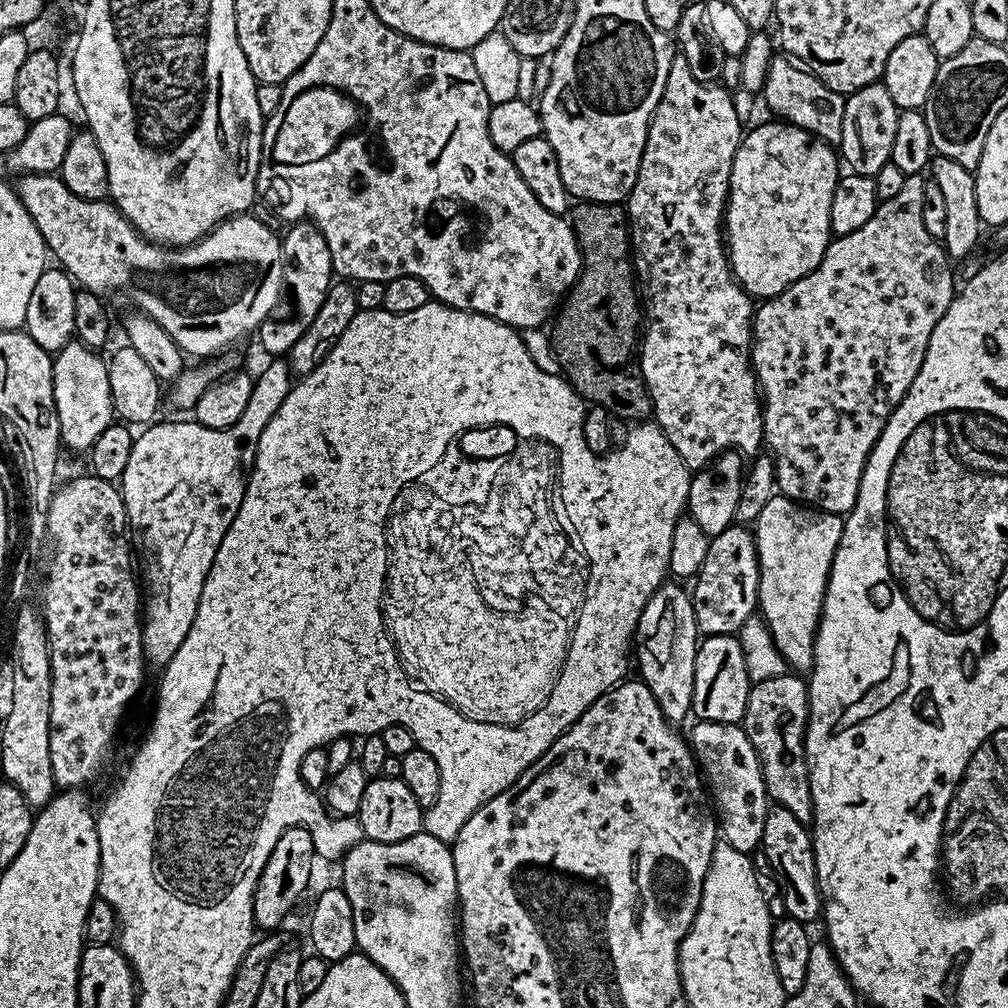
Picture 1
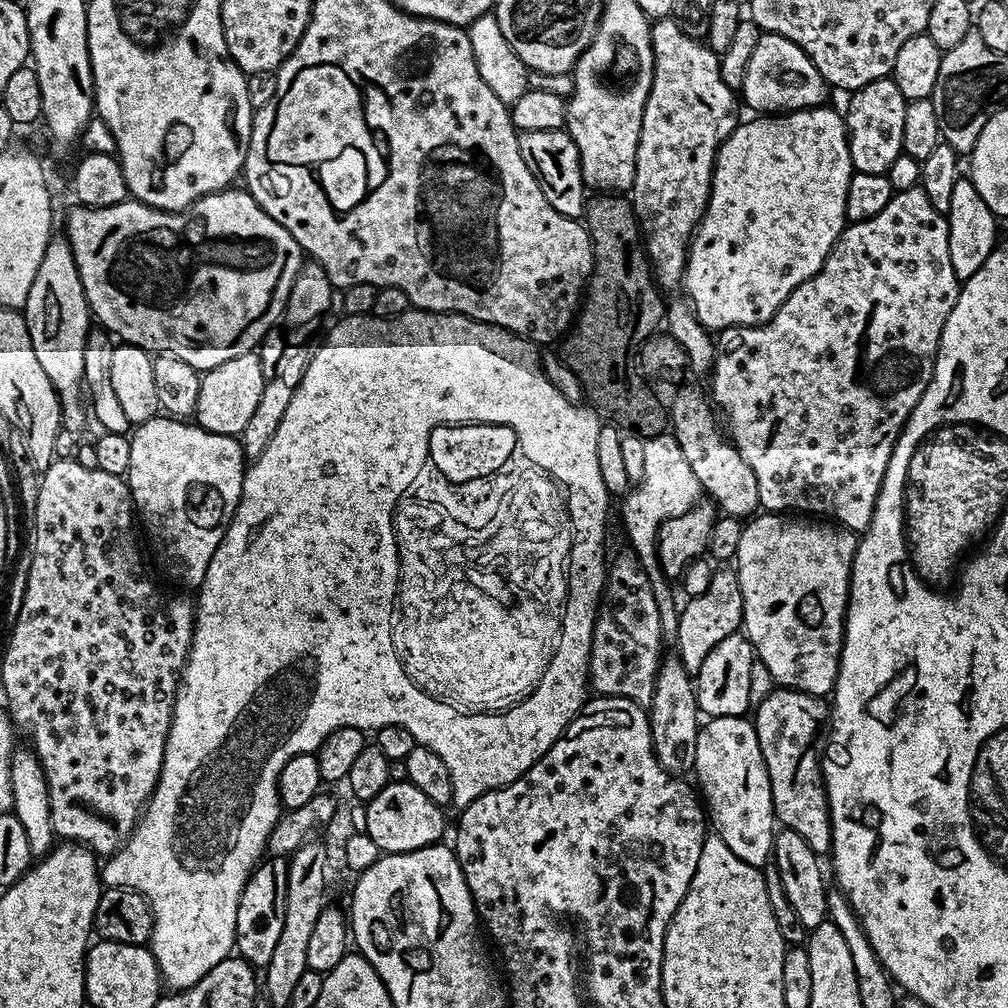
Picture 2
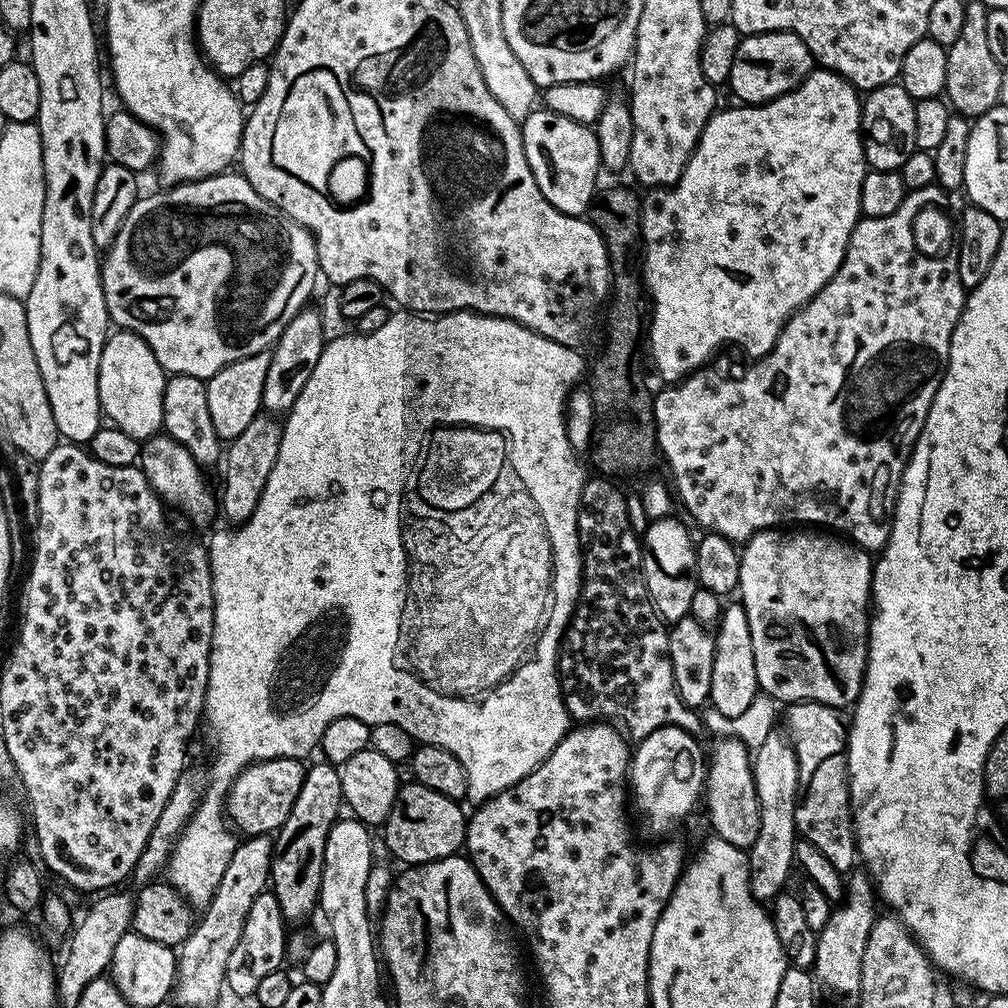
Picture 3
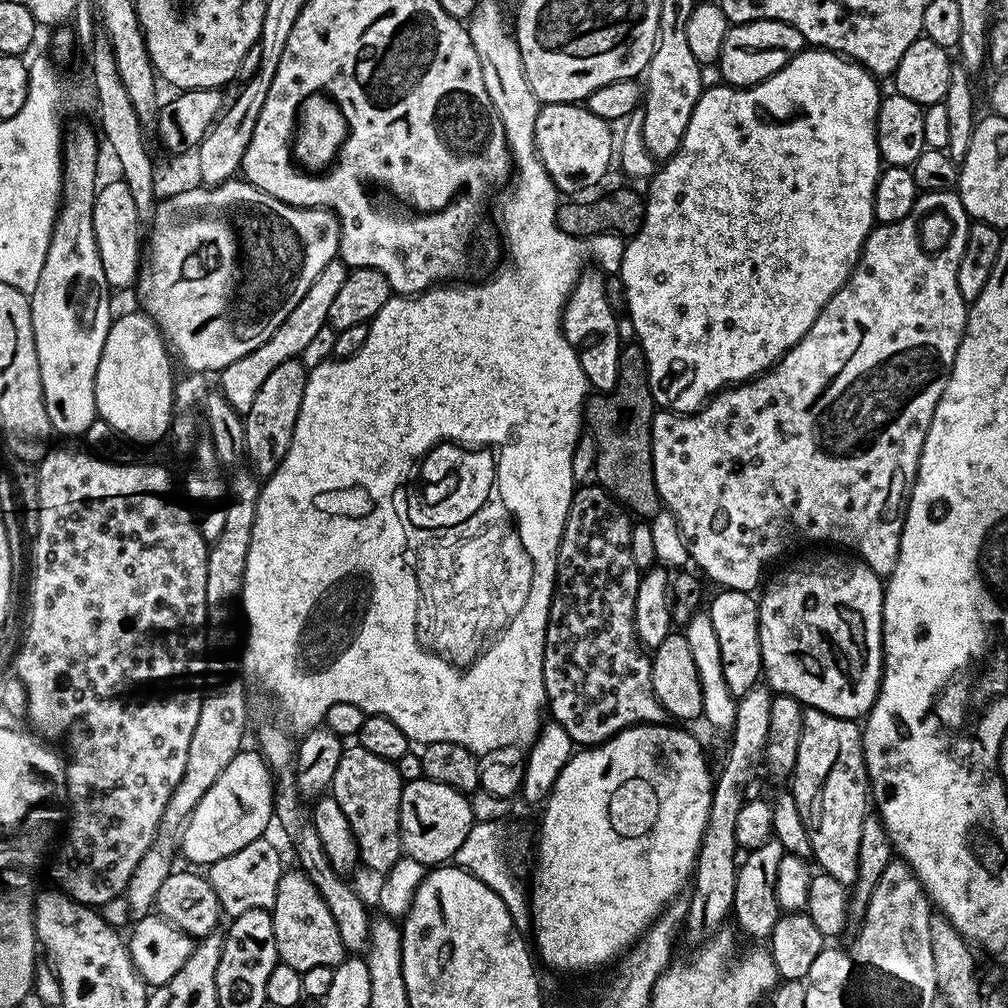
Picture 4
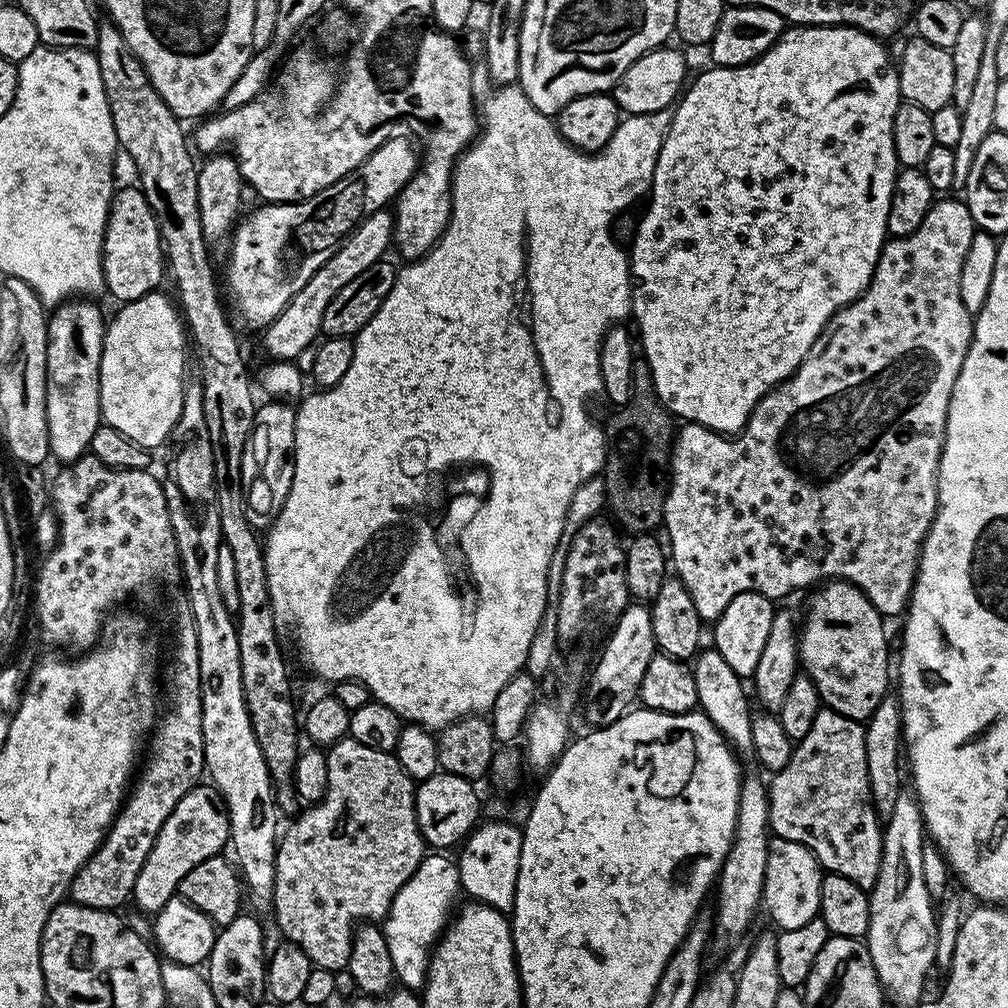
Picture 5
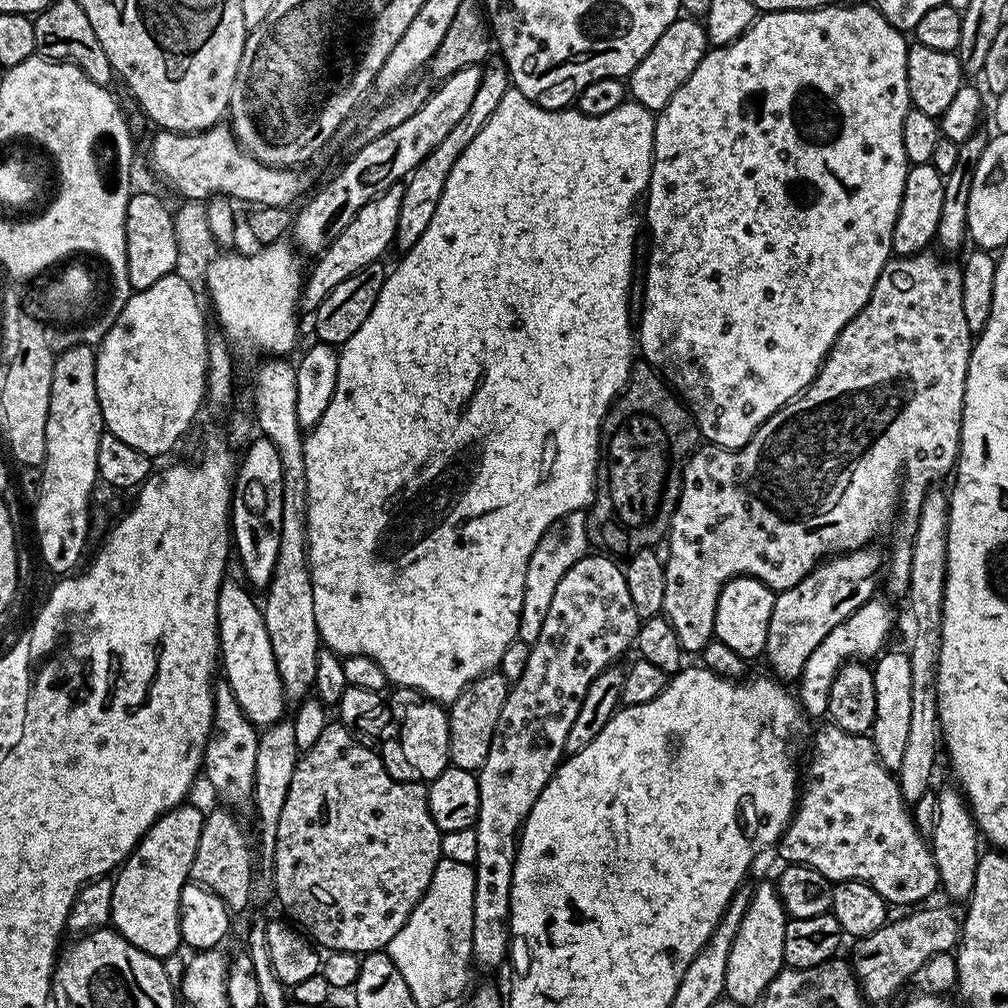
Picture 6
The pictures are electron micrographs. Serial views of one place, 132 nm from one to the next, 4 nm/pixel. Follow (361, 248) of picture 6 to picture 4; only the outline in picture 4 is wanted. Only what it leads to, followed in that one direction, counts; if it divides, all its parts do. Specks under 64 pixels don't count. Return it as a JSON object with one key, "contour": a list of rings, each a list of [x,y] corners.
{"contour":[[[339,258],[322,266],[322,274],[318,274],[318,278],[310,282],[310,290],[306,290],[306,294],[302,294],[302,302],[298,302],[298,306],[294,306],[294,310],[286,314],[286,322],[282,322],[282,326],[278,326],[278,330],[274,330],[274,334],[270,334],[270,338],[266,338],[266,342],[258,346],[258,350],[250,350],[246,358],[230,362],[230,366],[226,366],[218,373],[218,390],[226,398],[226,402],[234,406],[236,412],[248,412],[250,406],[254,406],[254,398],[258,398],[258,390],[262,390],[262,382],[266,382],[266,377],[277,366],[282,366],[282,362],[303,357],[303,352],[319,338],[320,331],[325,331],[330,306],[334,303],[338,290],[342,290],[349,271],[348,265]]]}

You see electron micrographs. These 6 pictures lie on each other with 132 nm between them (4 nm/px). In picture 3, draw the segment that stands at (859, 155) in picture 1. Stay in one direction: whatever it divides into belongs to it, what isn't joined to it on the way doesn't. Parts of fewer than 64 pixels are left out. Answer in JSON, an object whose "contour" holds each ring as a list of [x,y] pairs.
{"contour":[[[899,82],[878,86],[863,97],[860,105],[860,135],[864,137],[864,159],[869,169],[897,171],[902,162],[906,162],[906,158],[917,151],[914,142],[915,109],[916,101]]]}

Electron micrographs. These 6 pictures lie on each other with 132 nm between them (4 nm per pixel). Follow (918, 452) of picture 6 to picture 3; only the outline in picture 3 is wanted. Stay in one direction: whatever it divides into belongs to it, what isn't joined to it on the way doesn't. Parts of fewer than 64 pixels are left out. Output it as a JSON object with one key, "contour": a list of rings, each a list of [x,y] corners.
{"contour":[[[939,186],[914,188],[905,195],[902,206],[894,214],[882,218],[864,216],[856,221],[842,258],[842,266],[784,324],[774,346],[766,355],[759,357],[741,374],[737,380],[727,380],[712,366],[697,368],[691,376],[685,376],[675,386],[664,386],[652,398],[654,422],[656,423],[656,447],[659,455],[664,455],[668,468],[672,471],[671,487],[675,495],[684,503],[684,508],[701,524],[705,533],[725,536],[733,542],[750,539],[755,532],[765,528],[779,529],[792,526],[797,520],[800,526],[827,526],[843,534],[854,544],[859,544],[870,554],[879,553],[892,529],[892,512],[896,509],[896,495],[900,493],[900,479],[912,447],[916,445],[918,434],[926,422],[926,414],[934,402],[934,394],[946,374],[950,358],[950,338],[954,326],[964,309],[966,289],[958,274],[958,224],[954,212],[948,209],[949,193]]]}

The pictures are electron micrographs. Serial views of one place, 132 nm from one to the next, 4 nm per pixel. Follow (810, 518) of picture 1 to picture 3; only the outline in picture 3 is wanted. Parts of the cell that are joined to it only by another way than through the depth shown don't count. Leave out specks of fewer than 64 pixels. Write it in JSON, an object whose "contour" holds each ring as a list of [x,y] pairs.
{"contour":[[[765,528],[743,541],[739,555],[738,600],[744,605],[746,618],[750,622],[750,642],[754,642],[754,670],[759,691],[778,702],[813,700],[819,704],[829,704],[837,710],[855,705],[868,665],[874,563],[870,553],[859,544],[828,530]]]}

